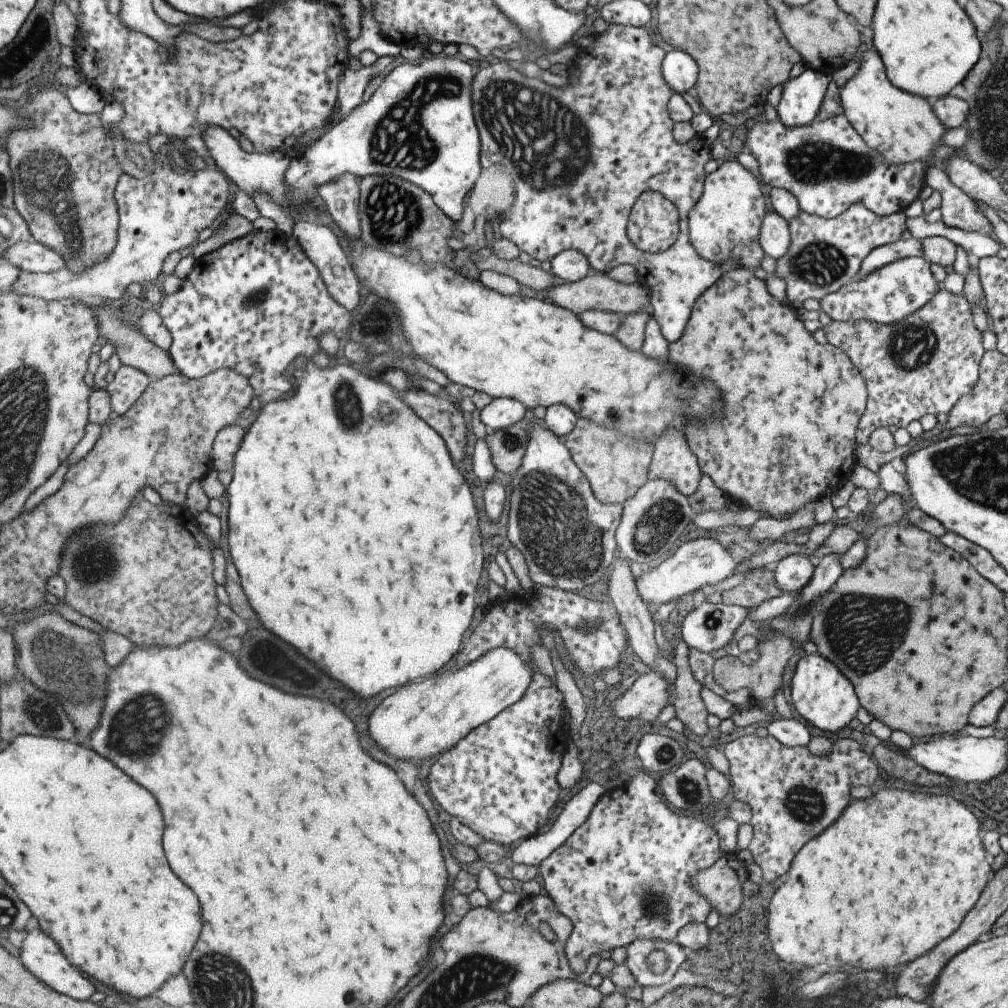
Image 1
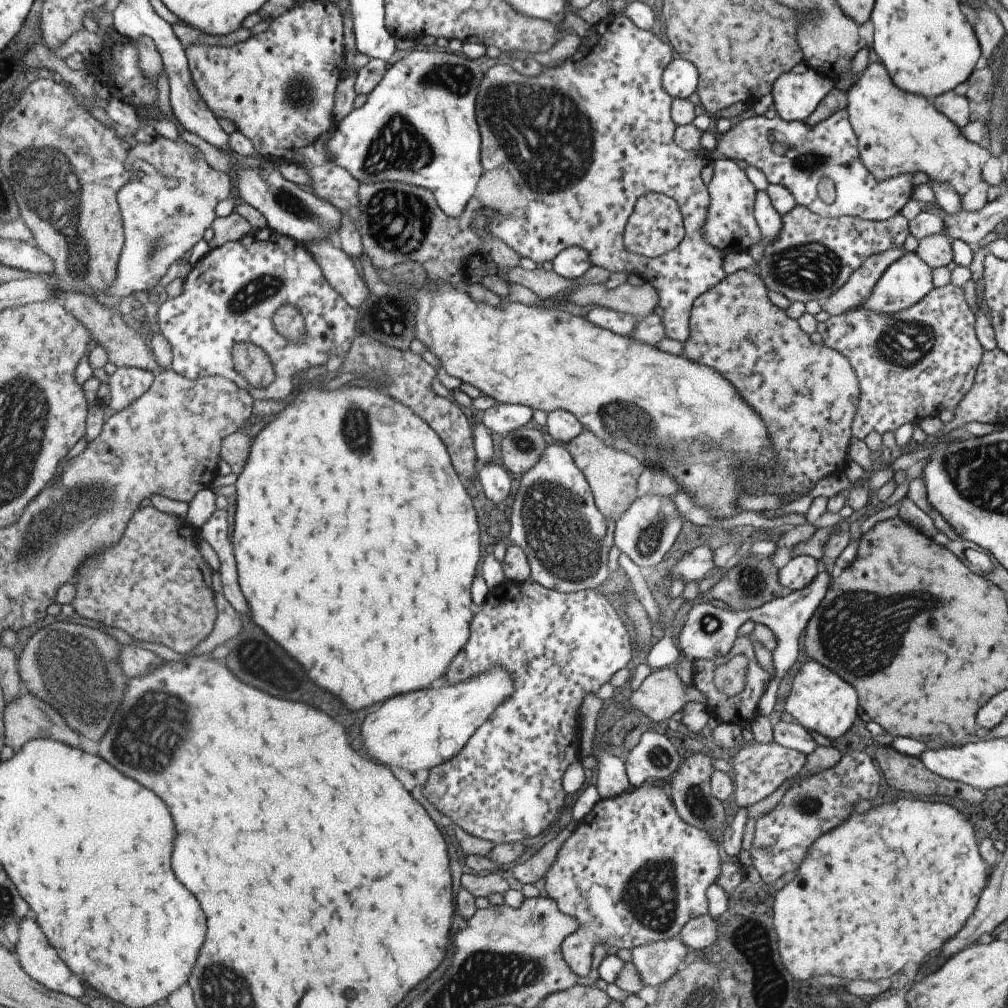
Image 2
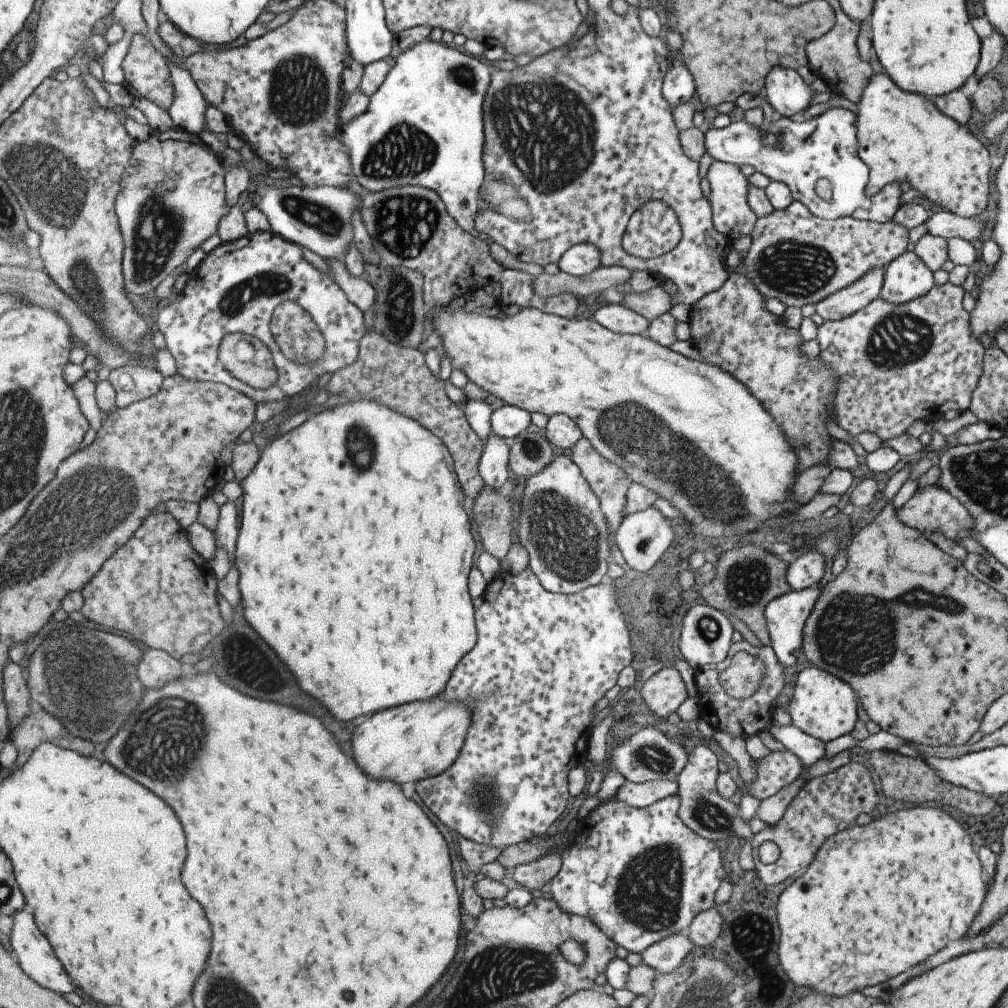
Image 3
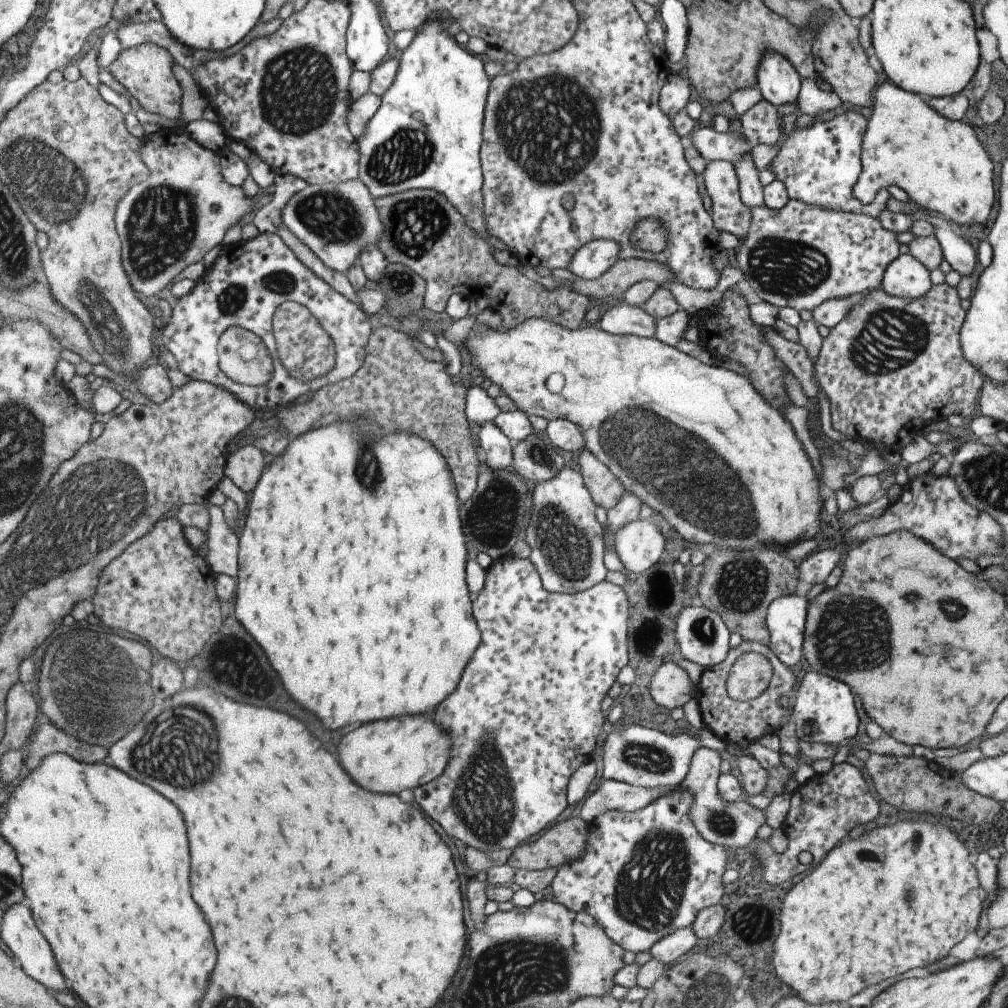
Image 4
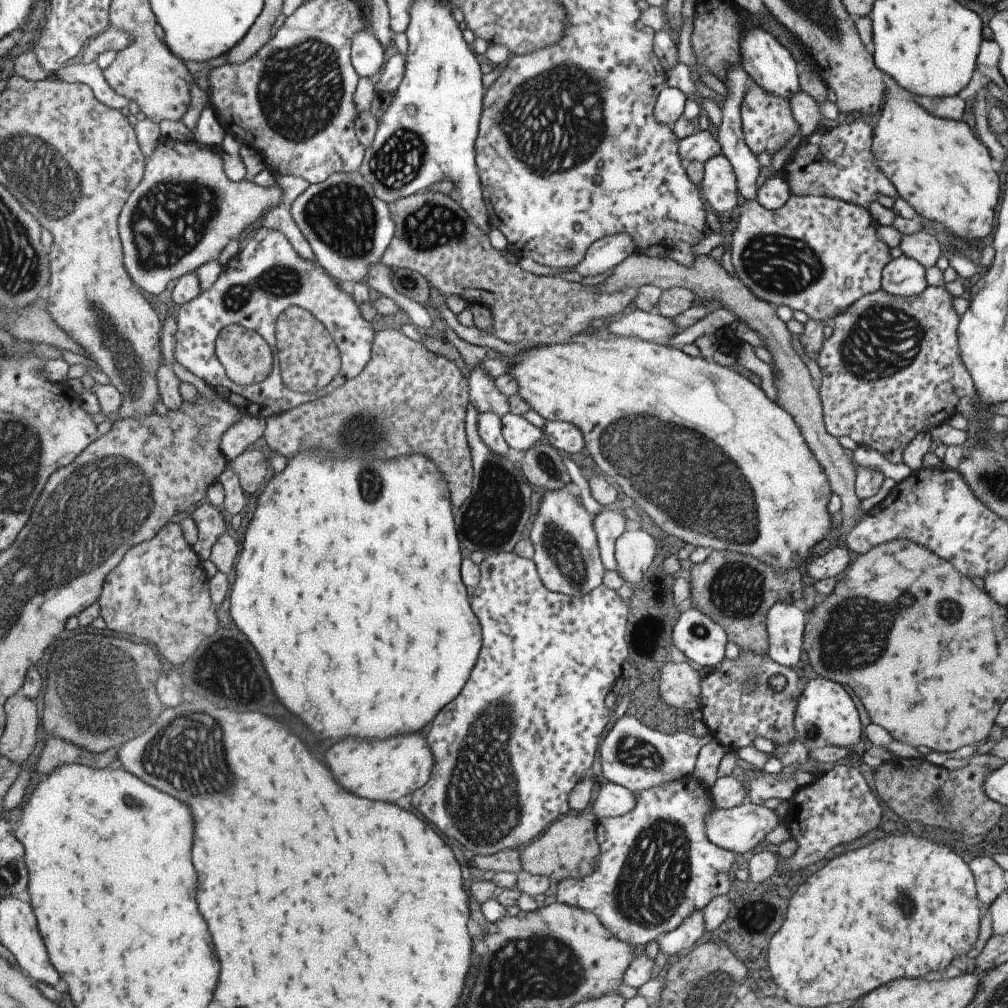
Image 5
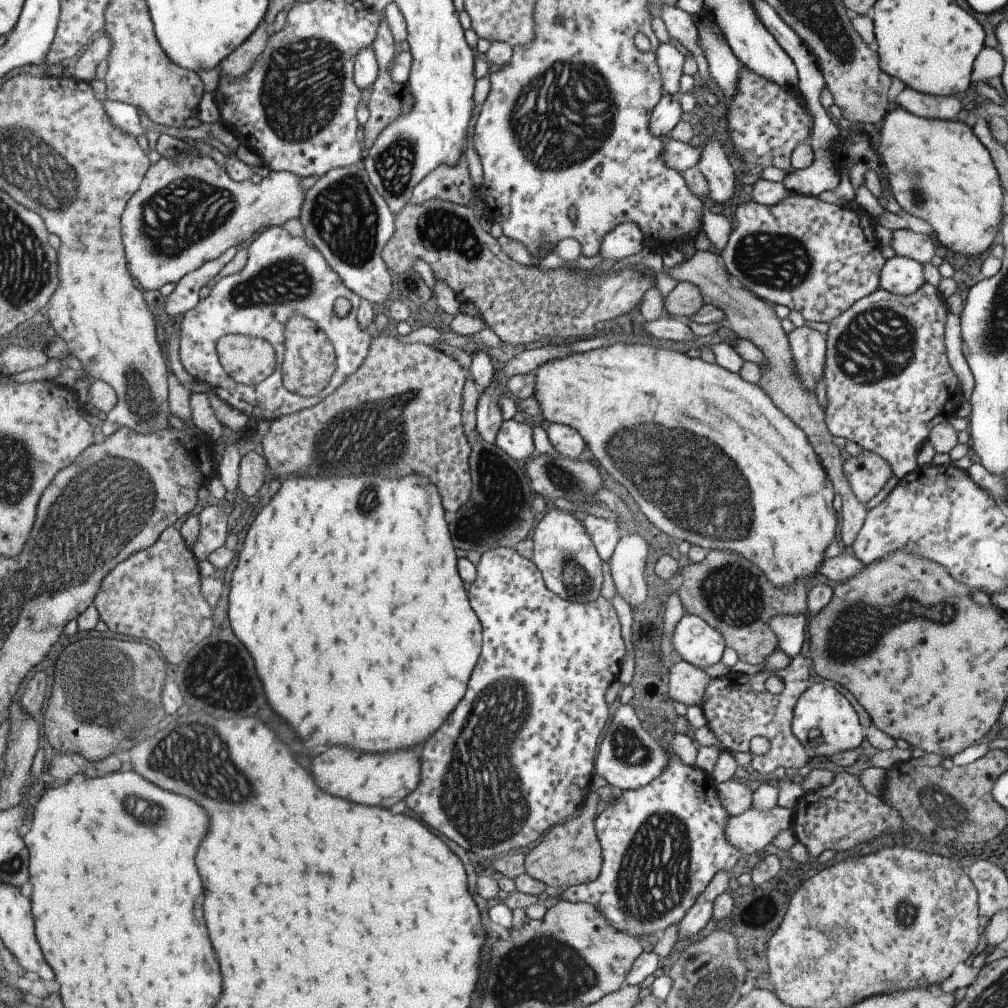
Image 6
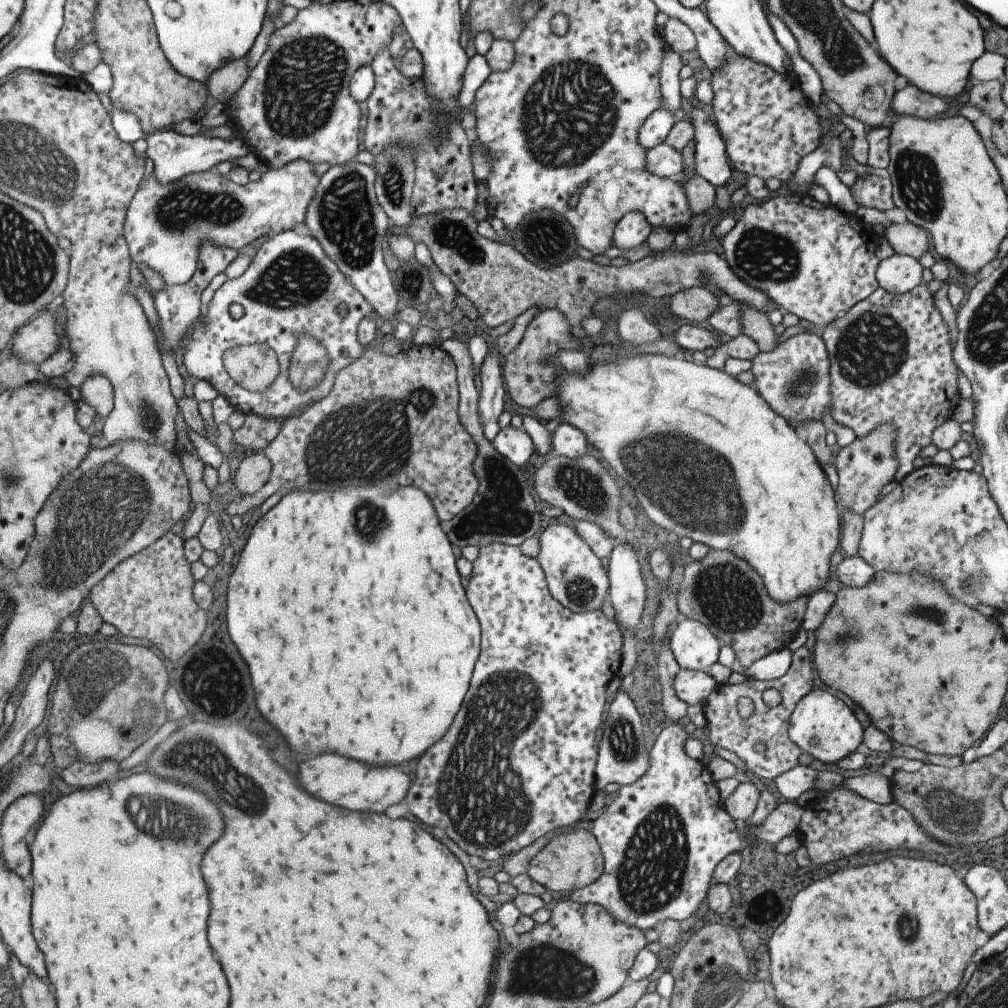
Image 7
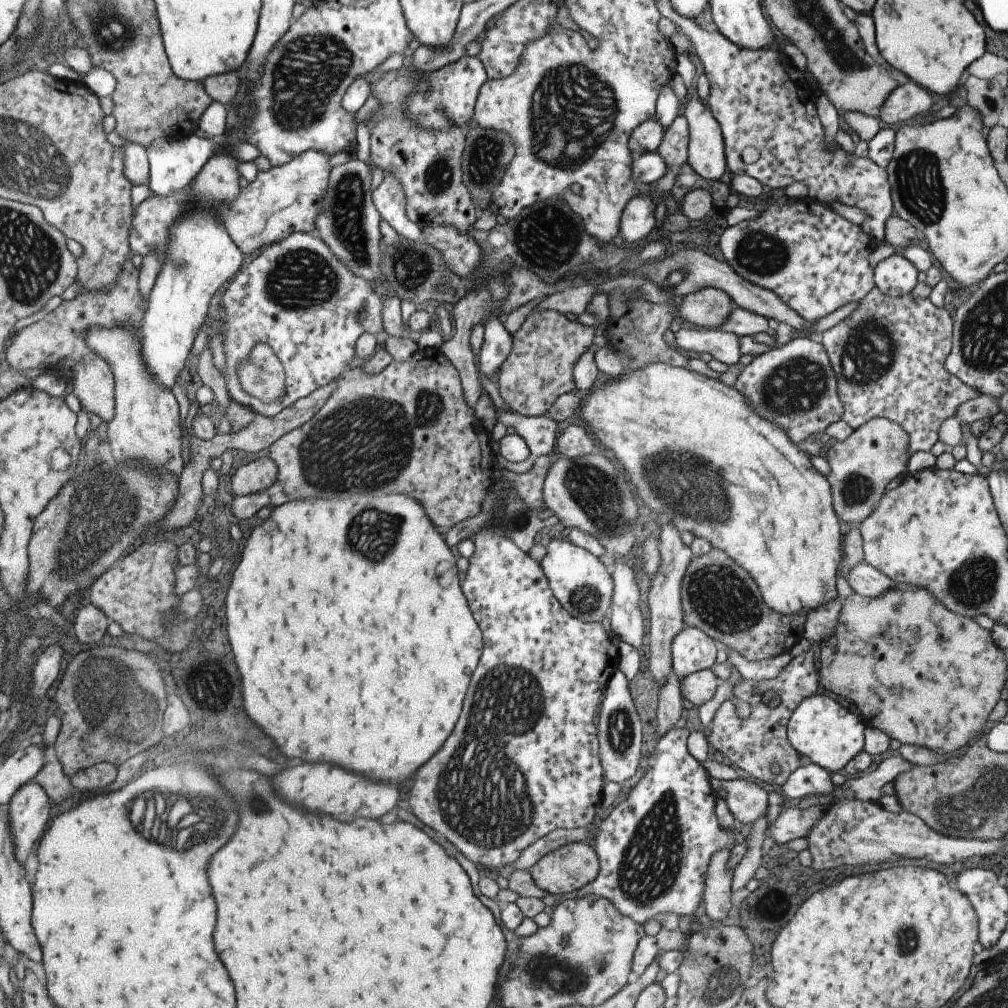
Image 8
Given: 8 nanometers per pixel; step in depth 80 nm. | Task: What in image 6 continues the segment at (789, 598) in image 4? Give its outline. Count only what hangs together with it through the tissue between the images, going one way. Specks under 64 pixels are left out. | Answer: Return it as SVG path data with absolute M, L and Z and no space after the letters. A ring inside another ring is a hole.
M777 615L770 620L771 630L776 636L776 650L782 650L791 660L797 653L804 652L806 625L803 615Z

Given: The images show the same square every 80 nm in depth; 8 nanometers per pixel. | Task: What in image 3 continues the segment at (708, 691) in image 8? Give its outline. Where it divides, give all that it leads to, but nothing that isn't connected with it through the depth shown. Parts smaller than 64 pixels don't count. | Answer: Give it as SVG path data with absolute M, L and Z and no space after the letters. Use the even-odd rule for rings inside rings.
M664 667L651 675L640 688L640 696L656 718L666 718L687 698L685 684L674 667Z

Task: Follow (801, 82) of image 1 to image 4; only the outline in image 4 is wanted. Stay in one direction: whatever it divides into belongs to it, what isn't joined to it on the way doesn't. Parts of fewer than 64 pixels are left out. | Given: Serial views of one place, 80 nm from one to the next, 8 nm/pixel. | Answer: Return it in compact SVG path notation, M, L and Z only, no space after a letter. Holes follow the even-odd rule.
M769 50L759 58L757 66L757 88L765 102L775 107L797 104L800 79L787 58L775 54L775 50Z

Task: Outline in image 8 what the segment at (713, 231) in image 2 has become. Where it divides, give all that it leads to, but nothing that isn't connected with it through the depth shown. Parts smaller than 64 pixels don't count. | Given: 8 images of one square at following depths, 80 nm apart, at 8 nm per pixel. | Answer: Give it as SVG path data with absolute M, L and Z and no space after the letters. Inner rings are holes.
M695 95L686 97L681 105L688 124L686 169L701 178L718 180L726 167L719 123L705 102Z

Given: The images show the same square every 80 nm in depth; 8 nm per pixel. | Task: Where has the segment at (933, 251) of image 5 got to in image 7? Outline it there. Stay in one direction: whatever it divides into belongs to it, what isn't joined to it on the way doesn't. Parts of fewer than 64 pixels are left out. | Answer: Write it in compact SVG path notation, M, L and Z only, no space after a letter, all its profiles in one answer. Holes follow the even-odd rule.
M909 221L889 223L884 230L885 239L898 255L907 255L917 259L927 251L927 234Z

